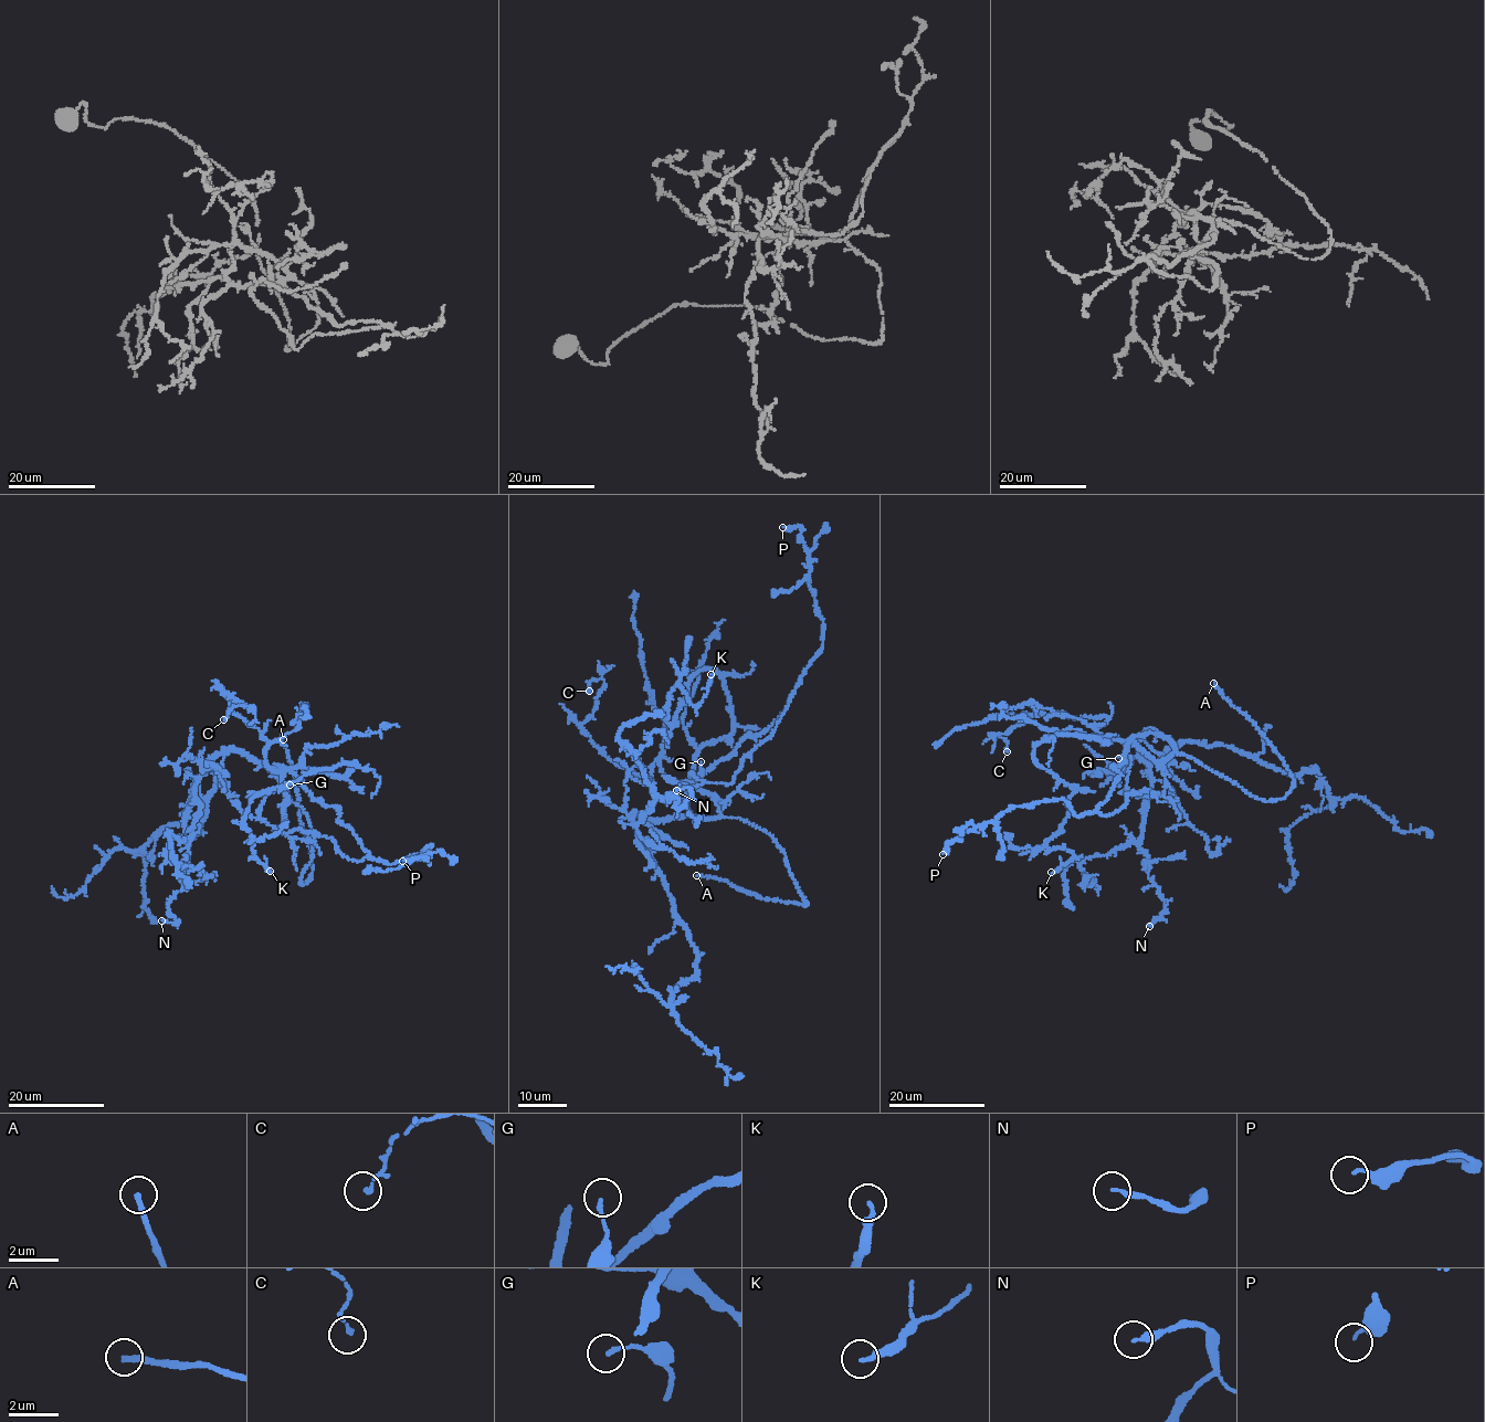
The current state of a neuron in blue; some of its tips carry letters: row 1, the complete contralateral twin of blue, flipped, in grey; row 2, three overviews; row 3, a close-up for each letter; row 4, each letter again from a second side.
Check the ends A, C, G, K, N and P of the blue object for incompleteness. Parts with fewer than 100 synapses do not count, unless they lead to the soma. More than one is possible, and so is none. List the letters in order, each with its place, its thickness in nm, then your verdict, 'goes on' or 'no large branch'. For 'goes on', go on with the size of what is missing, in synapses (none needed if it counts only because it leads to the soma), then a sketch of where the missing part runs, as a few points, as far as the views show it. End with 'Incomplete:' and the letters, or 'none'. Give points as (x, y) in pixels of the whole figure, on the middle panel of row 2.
A: (696, 875) | 180 nm | goes on
C: (589, 691) | 80 nm | no large branch
G: (701, 761) | 130 nm | no large branch
K: (711, 674) | 200 nm | no large branch
N: (676, 790) | 240 nm | no large branch
P: (782, 527) | 100 nm | no large branch
Incomplete: A

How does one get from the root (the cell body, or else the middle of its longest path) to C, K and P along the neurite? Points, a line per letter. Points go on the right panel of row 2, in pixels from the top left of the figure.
C: (1154, 729), (1157, 734), (1135, 735), (1126, 745), (1097, 731), (1104, 716), (1031, 715), (997, 734), (1007, 751)
K: (1154, 729), (1034, 747), (1074, 790), (1044, 843), (1073, 856), (1051, 872)
P: (1154, 729), (1131, 738), (1094, 812), (1077, 815), (1052, 799), (1013, 806), (943, 854)

